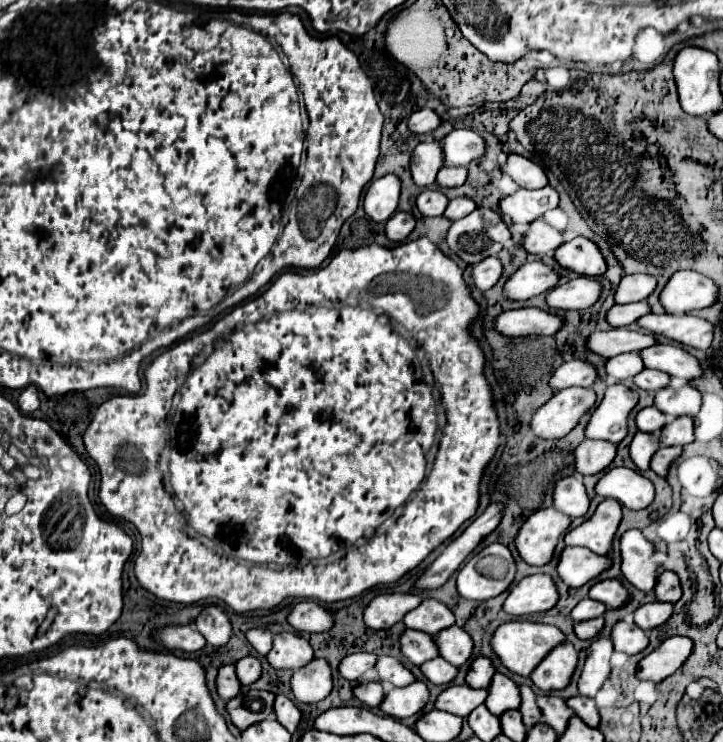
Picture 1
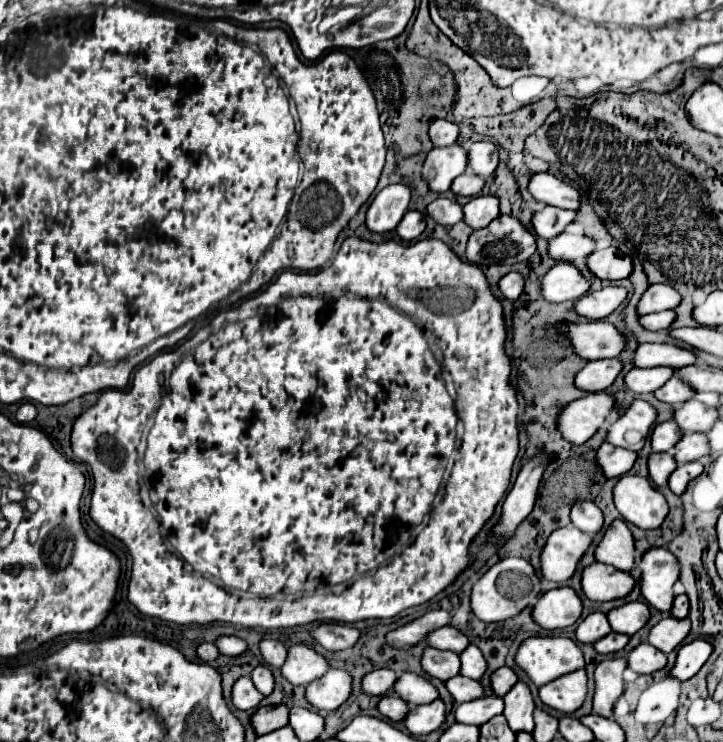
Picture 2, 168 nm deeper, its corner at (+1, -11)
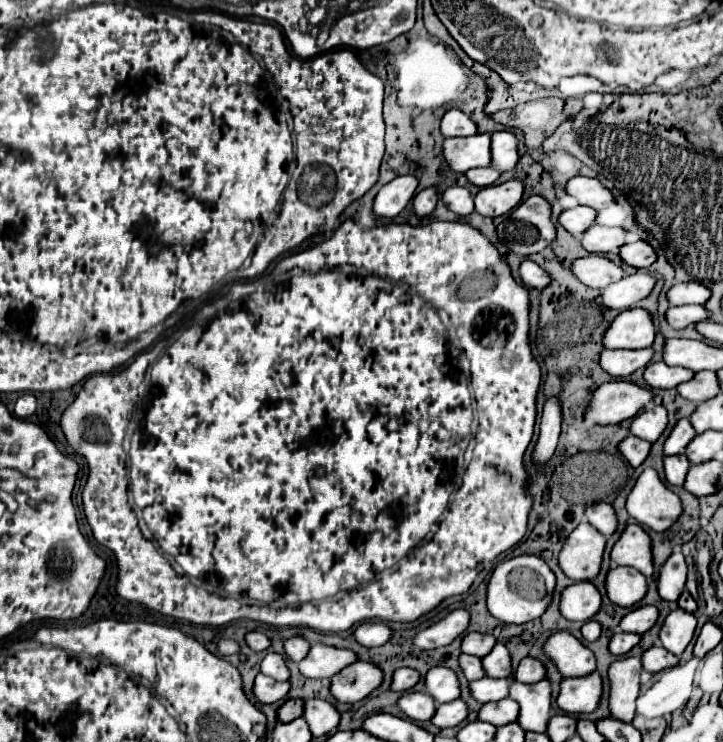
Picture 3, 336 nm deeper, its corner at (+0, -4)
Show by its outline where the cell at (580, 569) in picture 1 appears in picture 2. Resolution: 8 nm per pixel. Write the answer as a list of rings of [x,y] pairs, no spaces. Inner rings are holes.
[[[592,564],[582,574],[582,588],[590,600],[610,602],[618,598],[626,598],[636,586],[636,580],[630,572],[622,572],[614,566]]]

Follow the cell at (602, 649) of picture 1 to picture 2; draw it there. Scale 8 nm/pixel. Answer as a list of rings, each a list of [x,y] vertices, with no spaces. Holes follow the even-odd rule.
[[[606,658],[596,666],[596,694],[594,694],[594,712],[598,716],[610,718],[616,700],[624,692],[622,672],[626,670],[626,658]]]

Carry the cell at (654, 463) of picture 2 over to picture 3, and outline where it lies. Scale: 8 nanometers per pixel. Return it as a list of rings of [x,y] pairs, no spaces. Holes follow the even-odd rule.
[[[665,455],[663,457],[663,469],[665,469],[665,479],[671,483],[671,485],[683,485],[683,477],[689,469],[689,459],[685,455]]]

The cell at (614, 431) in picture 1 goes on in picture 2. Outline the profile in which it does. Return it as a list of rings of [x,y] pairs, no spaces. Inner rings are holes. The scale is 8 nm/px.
[[[634,400],[632,406],[626,410],[626,414],[620,416],[618,422],[608,428],[606,440],[610,444],[638,452],[644,448],[646,436],[654,424],[656,424],[656,408],[644,400]]]

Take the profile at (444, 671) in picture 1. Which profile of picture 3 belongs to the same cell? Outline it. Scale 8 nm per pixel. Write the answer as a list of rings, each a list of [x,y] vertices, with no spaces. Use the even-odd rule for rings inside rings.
[[[481,677],[481,679],[469,683],[469,691],[471,691],[471,695],[473,695],[479,703],[503,699],[503,697],[507,697],[507,689],[509,689],[509,685],[507,685],[505,679]]]

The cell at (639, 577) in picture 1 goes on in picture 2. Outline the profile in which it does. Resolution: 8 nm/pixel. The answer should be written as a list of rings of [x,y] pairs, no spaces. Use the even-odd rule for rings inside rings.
[[[652,548],[642,556],[642,596],[660,612],[670,612],[674,602],[674,582],[680,576],[676,556],[666,548]]]

